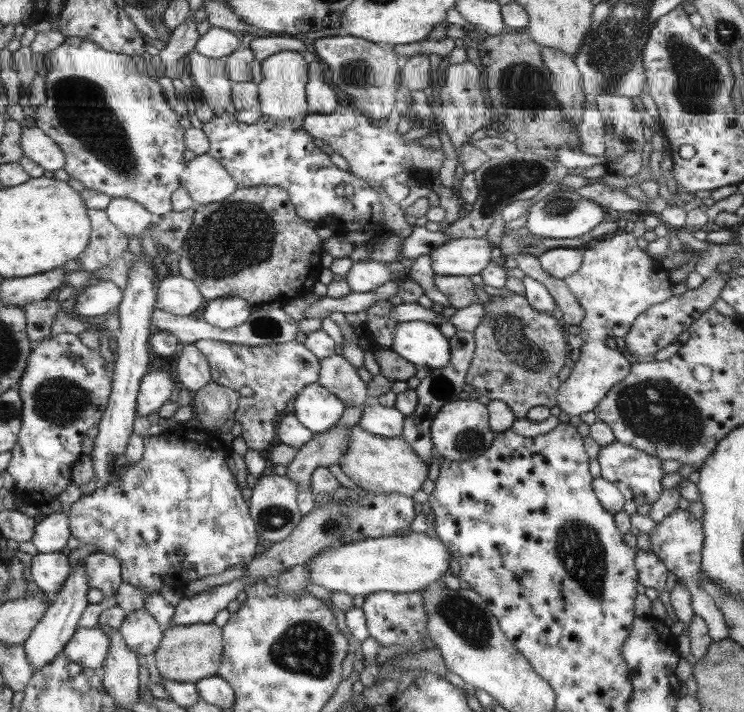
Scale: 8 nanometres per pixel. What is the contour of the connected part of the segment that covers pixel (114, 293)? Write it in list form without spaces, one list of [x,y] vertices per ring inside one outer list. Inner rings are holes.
[[[97,281],[85,288],[75,302],[75,312],[87,316],[101,316],[116,308],[121,302],[122,291],[111,281]]]

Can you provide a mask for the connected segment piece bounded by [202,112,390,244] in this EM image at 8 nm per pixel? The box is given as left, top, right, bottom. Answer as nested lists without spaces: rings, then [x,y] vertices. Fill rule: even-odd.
[[[223,112],[219,116],[211,115],[210,120],[202,124],[202,131],[209,143],[206,153],[226,168],[227,174],[235,183],[238,183],[239,189],[259,185],[278,186],[286,190],[297,209],[297,214],[303,219],[311,220],[319,225],[329,218],[345,226],[347,231],[367,232],[372,228],[374,229],[372,244],[389,236],[390,233],[384,228],[383,232],[378,231],[382,208],[377,193],[366,181],[355,177],[347,170],[336,168],[330,156],[313,144],[314,138],[308,131],[303,130],[301,119],[279,120],[261,115],[256,122],[245,124],[238,122],[232,114]]]

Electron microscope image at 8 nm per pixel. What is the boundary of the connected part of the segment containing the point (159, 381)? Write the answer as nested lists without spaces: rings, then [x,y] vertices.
[[[161,365],[155,370],[149,370],[148,374],[143,376],[138,387],[136,397],[135,413],[137,416],[147,417],[153,412],[159,410],[159,406],[169,398],[169,392],[173,388],[173,382],[167,372],[167,368]]]

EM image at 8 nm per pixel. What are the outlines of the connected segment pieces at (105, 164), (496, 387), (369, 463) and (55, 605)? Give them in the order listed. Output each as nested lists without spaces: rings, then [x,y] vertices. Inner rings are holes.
[[[70,38],[58,46],[55,50],[44,54],[44,62],[47,68],[45,77],[46,101],[36,107],[35,124],[41,127],[51,138],[58,142],[58,145],[66,154],[65,172],[71,179],[75,179],[82,183],[85,189],[96,190],[107,194],[109,198],[127,198],[138,202],[145,210],[150,211],[150,214],[164,215],[171,211],[170,196],[181,185],[181,175],[183,168],[183,158],[181,152],[183,148],[183,128],[177,122],[177,114],[166,102],[162,95],[162,90],[158,82],[149,80],[149,76],[145,76],[143,72],[139,72],[140,66],[137,66],[137,57],[117,54],[105,50],[95,42],[83,40],[83,38]]]
[[[505,292],[500,296],[490,296],[487,302],[480,304],[483,307],[483,316],[474,328],[474,351],[472,361],[465,376],[465,384],[473,386],[478,396],[484,396],[489,401],[503,402],[515,419],[526,418],[529,408],[545,406],[550,409],[557,406],[557,372],[563,368],[565,362],[565,338],[557,332],[549,334],[549,340],[543,346],[543,342],[531,342],[531,308],[526,300],[519,294]]]
[[[361,427],[349,428],[347,448],[342,452],[338,466],[341,472],[364,491],[372,493],[397,493],[411,498],[426,479],[428,467],[400,437],[381,438],[369,434]]]
[[[84,559],[80,563],[80,567],[73,570],[70,574],[63,590],[54,596],[54,600],[50,608],[47,609],[45,616],[39,621],[35,631],[31,633],[31,636],[25,642],[27,658],[37,671],[53,662],[55,658],[65,651],[65,646],[69,644],[68,642],[75,636],[79,628],[79,620],[81,620],[85,608],[89,606],[87,590],[89,590],[90,586],[86,570],[84,569]]]

